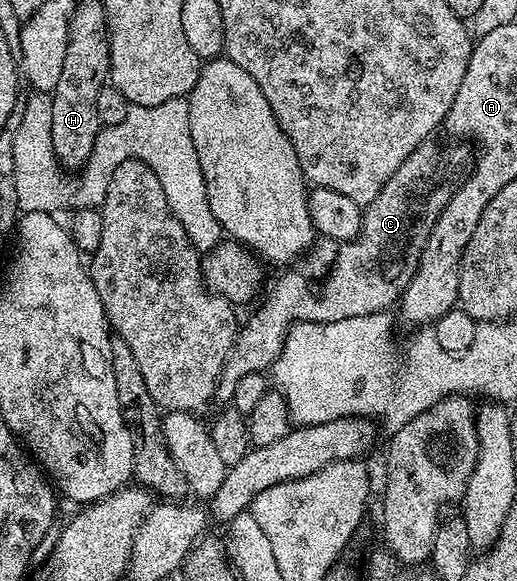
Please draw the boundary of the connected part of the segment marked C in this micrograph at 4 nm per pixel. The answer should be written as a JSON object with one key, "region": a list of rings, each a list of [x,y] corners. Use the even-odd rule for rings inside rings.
{"region":[[[426,142],[417,147],[387,178],[383,190],[375,194],[369,204],[364,205],[361,214],[361,229],[354,240],[338,244],[336,240],[318,239],[313,247],[300,257],[277,280],[273,293],[265,300],[265,305],[240,325],[237,341],[233,344],[233,353],[229,355],[221,380],[217,383],[218,401],[232,401],[235,394],[235,382],[252,372],[264,373],[272,369],[279,354],[285,349],[285,340],[289,337],[289,329],[297,322],[343,322],[343,318],[359,318],[376,312],[389,312],[400,301],[407,290],[415,270],[421,265],[421,255],[429,241],[435,222],[443,214],[447,202],[457,193],[466,176],[471,171],[471,152],[465,148],[440,148],[434,142]]]}

